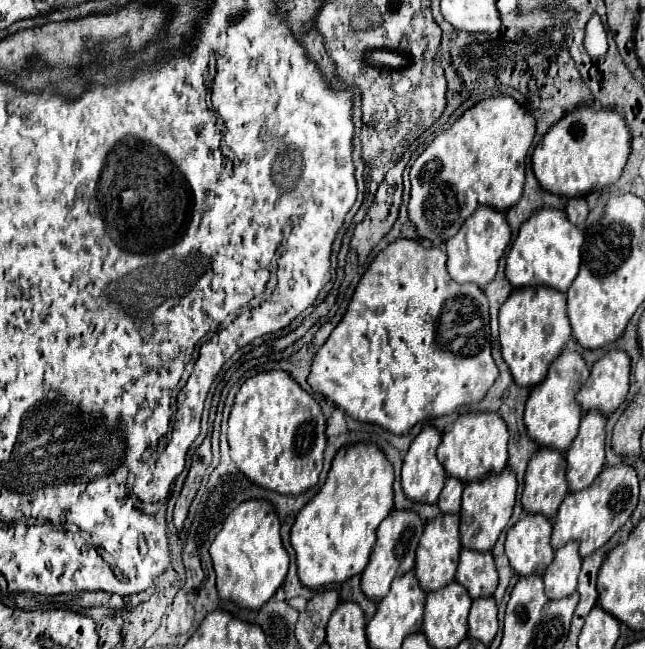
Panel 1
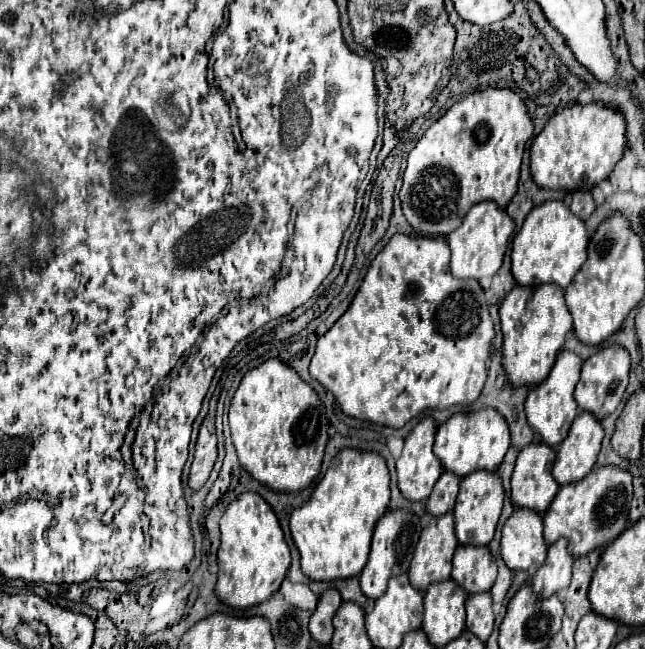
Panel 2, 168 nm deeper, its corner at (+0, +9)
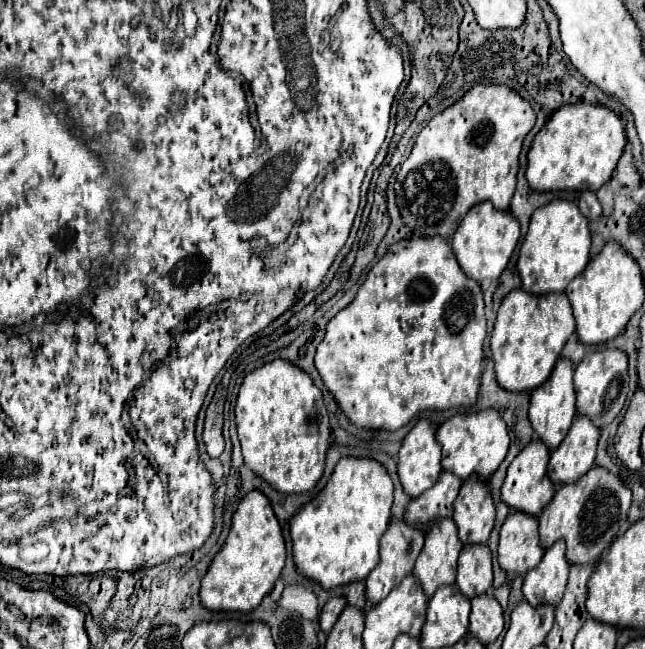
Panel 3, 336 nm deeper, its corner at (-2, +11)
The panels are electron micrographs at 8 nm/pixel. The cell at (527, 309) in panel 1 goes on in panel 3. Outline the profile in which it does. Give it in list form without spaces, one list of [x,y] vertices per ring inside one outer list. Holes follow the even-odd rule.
[[[511,290],[501,302],[491,334],[491,352],[499,386],[509,392],[529,392],[543,384],[553,372],[561,350],[573,332],[575,318],[563,292],[537,296],[525,290]]]

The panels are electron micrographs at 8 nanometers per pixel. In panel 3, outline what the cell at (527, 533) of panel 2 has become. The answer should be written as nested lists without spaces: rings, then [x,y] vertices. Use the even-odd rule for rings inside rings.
[[[511,512],[501,526],[499,566],[507,574],[525,576],[543,558],[537,520],[523,512]]]

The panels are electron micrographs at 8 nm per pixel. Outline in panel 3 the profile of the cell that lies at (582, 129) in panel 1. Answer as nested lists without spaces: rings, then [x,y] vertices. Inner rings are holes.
[[[601,104],[561,106],[533,138],[527,154],[527,182],[531,190],[599,190],[613,174],[627,144],[621,118]]]

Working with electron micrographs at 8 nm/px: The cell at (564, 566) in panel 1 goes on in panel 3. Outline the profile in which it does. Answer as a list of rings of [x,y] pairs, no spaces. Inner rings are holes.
[[[559,540],[545,550],[543,560],[525,576],[523,596],[531,606],[557,606],[567,586],[569,564],[565,558],[565,542]]]

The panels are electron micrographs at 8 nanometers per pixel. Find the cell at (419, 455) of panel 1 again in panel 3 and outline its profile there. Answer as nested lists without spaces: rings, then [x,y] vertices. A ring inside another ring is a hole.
[[[427,418],[419,422],[405,436],[397,456],[397,474],[403,492],[411,498],[431,488],[441,474],[441,448],[435,440],[435,430],[431,424],[423,424],[429,422]]]

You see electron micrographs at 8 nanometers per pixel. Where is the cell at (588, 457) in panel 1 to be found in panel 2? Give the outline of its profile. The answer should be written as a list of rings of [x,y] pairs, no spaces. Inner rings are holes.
[[[581,412],[569,430],[569,436],[559,446],[553,478],[561,486],[585,478],[597,462],[601,440],[603,428],[597,418],[593,418],[593,414]]]

